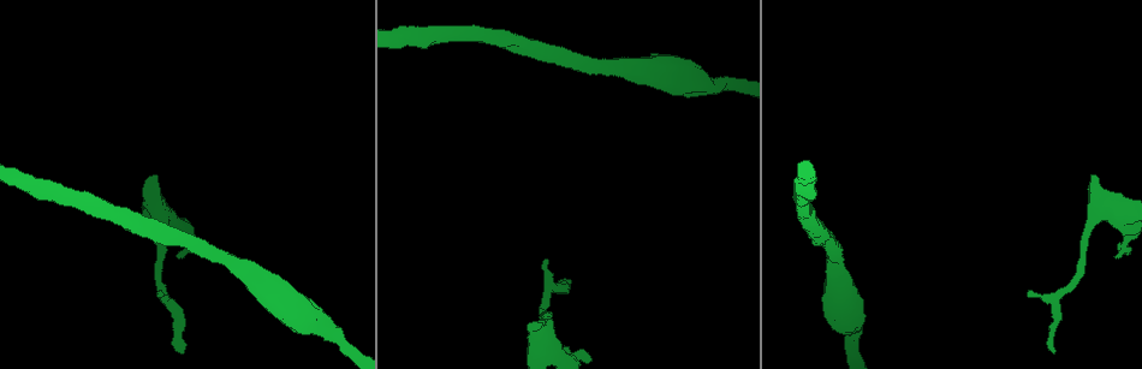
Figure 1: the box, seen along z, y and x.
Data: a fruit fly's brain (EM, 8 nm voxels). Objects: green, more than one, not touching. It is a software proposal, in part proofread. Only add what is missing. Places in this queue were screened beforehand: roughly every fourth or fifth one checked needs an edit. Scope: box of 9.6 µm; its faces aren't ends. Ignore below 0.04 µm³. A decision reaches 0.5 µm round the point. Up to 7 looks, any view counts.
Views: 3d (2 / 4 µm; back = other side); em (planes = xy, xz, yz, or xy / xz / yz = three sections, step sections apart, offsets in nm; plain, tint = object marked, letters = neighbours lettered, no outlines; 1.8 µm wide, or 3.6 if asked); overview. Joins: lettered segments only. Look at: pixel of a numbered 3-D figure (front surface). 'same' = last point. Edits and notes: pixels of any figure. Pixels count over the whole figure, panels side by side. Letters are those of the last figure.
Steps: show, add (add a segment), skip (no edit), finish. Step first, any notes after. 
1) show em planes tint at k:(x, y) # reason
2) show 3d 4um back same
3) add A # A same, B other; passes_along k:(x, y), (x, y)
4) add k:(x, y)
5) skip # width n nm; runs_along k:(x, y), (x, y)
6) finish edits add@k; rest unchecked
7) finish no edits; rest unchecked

show em planes tint at 1:(1118, 255) # an open end

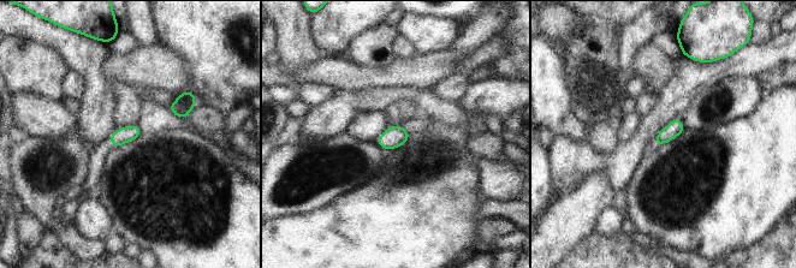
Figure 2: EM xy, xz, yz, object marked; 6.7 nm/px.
show em planes letters same # what lies round it

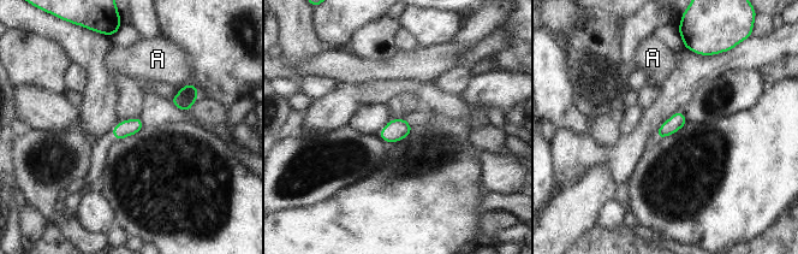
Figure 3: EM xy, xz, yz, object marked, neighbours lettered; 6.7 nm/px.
skip # A other; no lettered segment goes on from it

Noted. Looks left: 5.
show 3d 4um at 1:(153, 176) # branch stops here

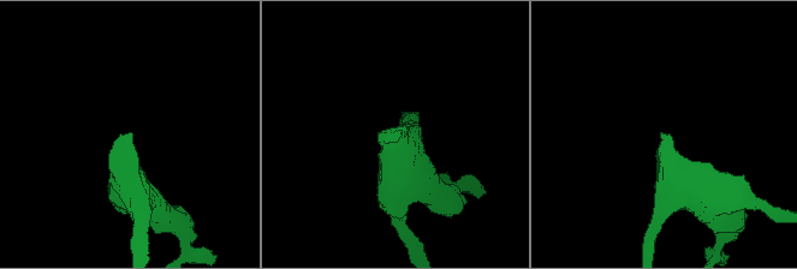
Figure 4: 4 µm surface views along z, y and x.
show em yz step 16 tint at 4:(660, 132) # need the tissue

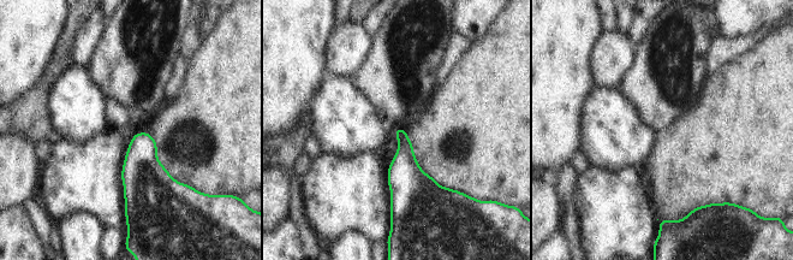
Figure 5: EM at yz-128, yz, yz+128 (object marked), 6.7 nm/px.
show em yz step 16 letters same # what lies round it

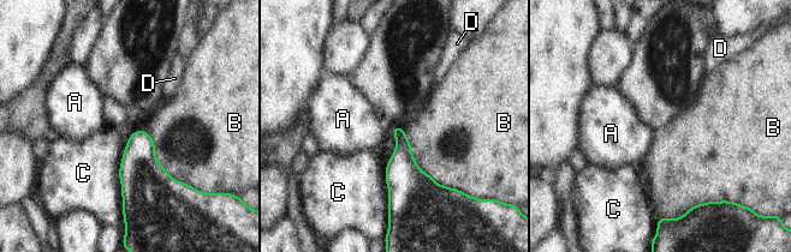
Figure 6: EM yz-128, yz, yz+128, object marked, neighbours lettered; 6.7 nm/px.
skip # A other, B other, C other, D other; border 6:(403, 128), (416, 163), (451, 187); none of them fits

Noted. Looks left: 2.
finish no edits; rest unchecked

